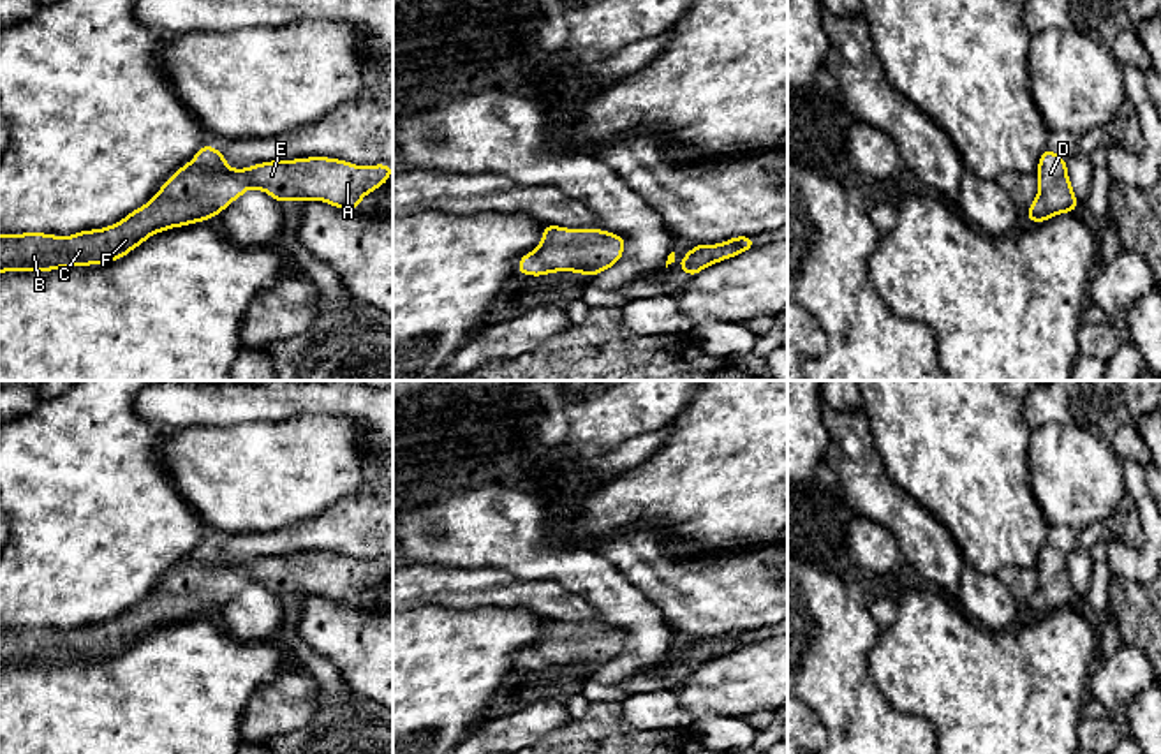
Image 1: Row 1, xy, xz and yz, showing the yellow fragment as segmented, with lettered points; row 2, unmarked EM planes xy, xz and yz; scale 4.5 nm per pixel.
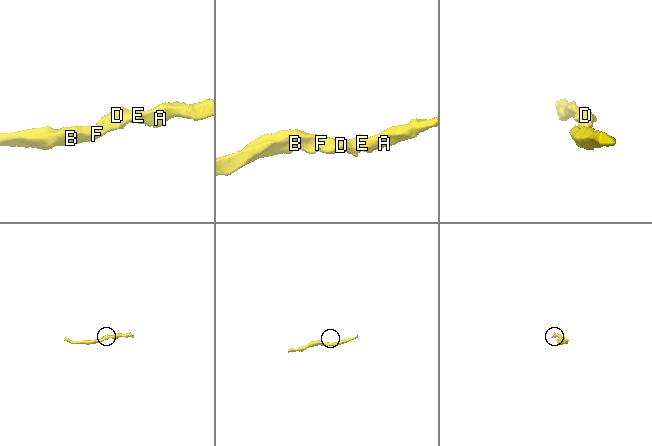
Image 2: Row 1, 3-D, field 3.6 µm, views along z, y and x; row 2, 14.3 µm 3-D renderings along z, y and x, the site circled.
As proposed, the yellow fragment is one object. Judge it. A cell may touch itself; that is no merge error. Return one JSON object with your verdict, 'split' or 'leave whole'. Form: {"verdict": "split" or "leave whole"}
{"verdict": "leave whole"}

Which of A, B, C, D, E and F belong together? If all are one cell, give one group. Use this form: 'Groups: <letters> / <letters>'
Groups: A B C D E F

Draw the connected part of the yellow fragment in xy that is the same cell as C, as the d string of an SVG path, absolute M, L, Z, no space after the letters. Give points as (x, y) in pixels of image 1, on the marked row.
M203 144L152 201L109 227L72 236L0 234L0 273L109 264L157 233L211 220L248 188L263 190L277 203L322 201L340 210L356 210L391 173L393 167L386 164L356 166L329 157L270 160L233 169L222 152Z

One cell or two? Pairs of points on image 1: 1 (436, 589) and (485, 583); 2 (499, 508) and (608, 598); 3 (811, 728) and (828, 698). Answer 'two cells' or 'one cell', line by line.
1: one cell
2: one cell
3: two cells

